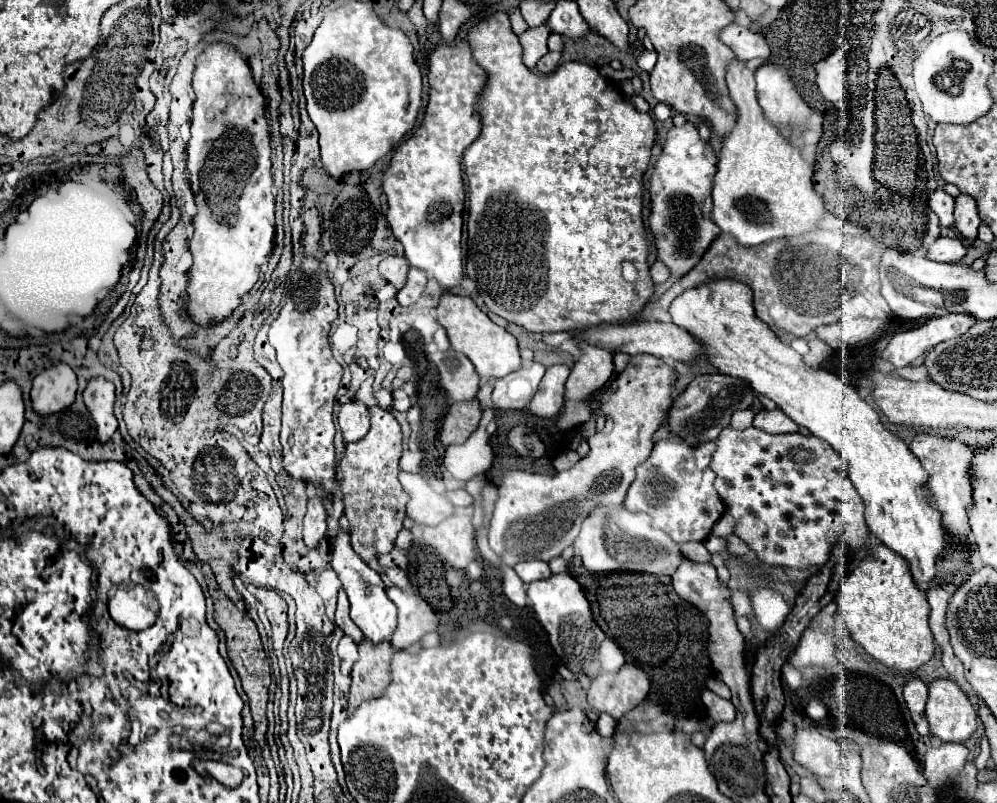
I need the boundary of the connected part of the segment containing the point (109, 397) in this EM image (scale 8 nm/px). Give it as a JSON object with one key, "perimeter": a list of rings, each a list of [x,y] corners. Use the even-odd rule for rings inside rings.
{"perimeter":[[[91,378],[87,388],[83,390],[83,400],[89,408],[91,418],[97,424],[97,436],[101,442],[111,440],[111,436],[117,432],[119,422],[113,412],[115,404],[115,386],[109,384],[105,378]]]}

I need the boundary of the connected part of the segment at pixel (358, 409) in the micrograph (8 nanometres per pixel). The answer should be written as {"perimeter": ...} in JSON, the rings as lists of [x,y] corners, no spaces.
{"perimeter":[[[351,400],[349,404],[343,404],[339,408],[337,420],[345,442],[361,440],[369,432],[369,410],[359,400]]]}

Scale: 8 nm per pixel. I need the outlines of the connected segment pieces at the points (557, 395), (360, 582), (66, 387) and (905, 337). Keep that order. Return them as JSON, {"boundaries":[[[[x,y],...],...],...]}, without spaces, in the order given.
{"boundaries":[[[[555,364],[545,370],[539,390],[529,406],[535,416],[555,416],[563,408],[563,392],[567,376],[569,368],[563,364]]],[[[339,532],[337,540],[335,540],[335,550],[333,550],[333,570],[337,572],[343,590],[349,596],[351,602],[351,620],[361,628],[363,636],[367,640],[371,640],[373,644],[381,644],[383,640],[389,640],[397,628],[397,608],[395,604],[387,598],[385,594],[385,586],[381,576],[371,570],[359,554],[355,554],[355,550],[351,548],[349,542],[349,534],[347,532]]],[[[51,362],[49,368],[45,368],[41,374],[35,376],[33,388],[31,388],[31,402],[33,402],[35,412],[53,414],[53,412],[61,412],[69,408],[71,402],[75,400],[75,392],[77,392],[77,376],[73,368],[65,362]]],[[[947,314],[941,318],[929,318],[919,328],[893,334],[881,356],[893,362],[897,368],[903,368],[925,356],[937,344],[963,336],[975,322],[975,316],[971,314]]]]}

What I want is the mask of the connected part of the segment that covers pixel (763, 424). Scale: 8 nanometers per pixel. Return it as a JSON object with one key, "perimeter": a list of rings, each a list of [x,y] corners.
{"perimeter":[[[779,408],[777,410],[761,410],[755,416],[753,426],[761,428],[761,430],[767,430],[771,434],[793,434],[793,432],[799,432],[799,426]]]}

